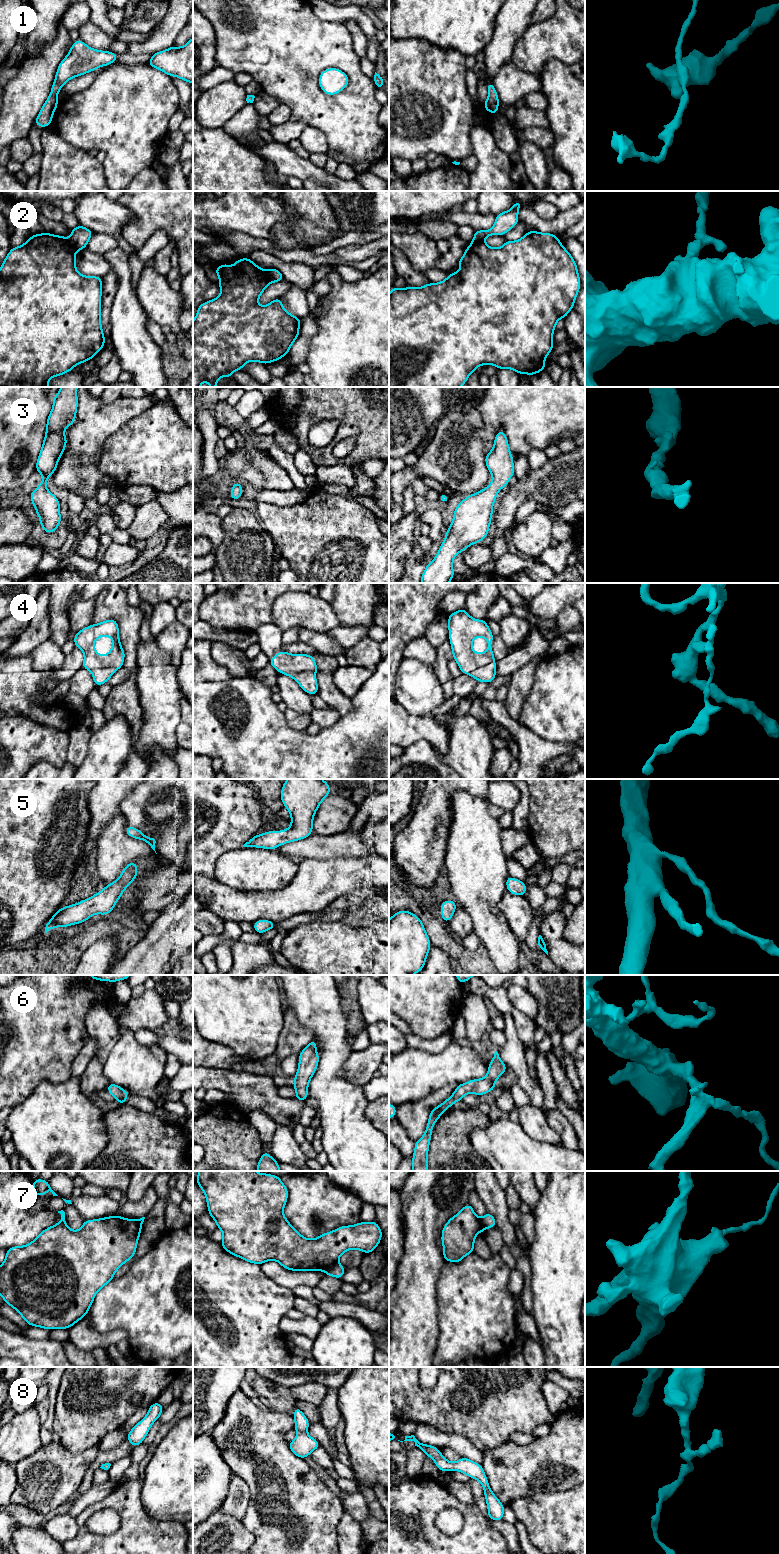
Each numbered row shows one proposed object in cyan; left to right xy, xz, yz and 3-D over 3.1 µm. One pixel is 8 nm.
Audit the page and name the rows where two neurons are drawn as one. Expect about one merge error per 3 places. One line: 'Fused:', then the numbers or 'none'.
Fused: 2, 7

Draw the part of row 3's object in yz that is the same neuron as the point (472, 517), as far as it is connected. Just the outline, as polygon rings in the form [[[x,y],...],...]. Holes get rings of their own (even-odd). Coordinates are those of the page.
[[[502,429],[496,434],[493,449],[485,456],[485,463],[493,477],[492,482],[456,506],[445,540],[433,561],[426,565],[420,583],[449,583],[455,575],[455,556],[488,535],[497,493],[514,476],[513,456]]]

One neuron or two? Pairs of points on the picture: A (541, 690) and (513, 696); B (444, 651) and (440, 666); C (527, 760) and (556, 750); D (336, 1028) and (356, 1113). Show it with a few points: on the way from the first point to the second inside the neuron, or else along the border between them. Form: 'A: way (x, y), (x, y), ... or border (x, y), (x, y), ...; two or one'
A: border (535, 670), (533, 685), (523, 703), (520, 715); two
B: way (444, 655), (442, 662); one
C: way (534, 754), (549, 750); one
D: way (333, 1049), (333, 1090), (335, 1092); one

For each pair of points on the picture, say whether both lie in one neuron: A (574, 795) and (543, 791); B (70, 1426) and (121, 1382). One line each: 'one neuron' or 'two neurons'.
A: one neuron
B: one neuron

